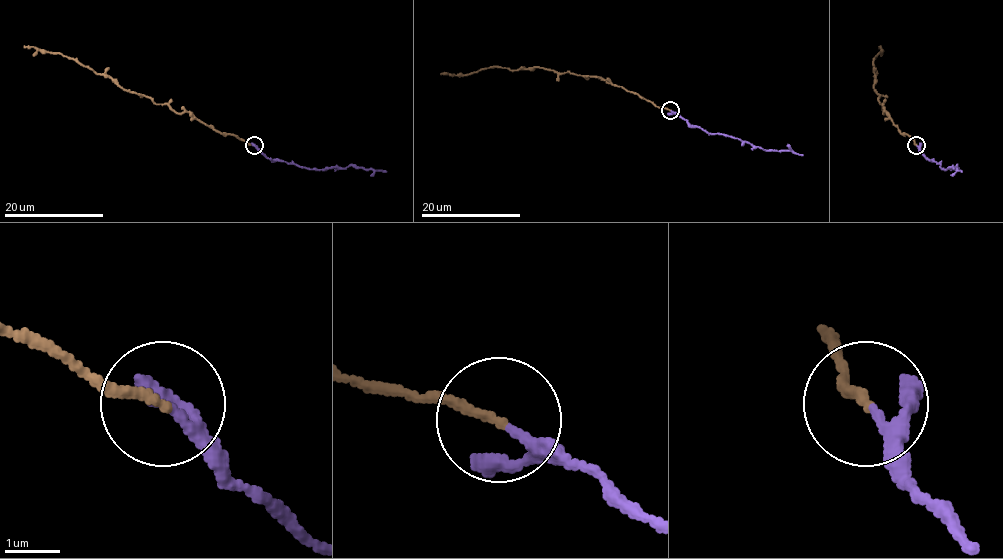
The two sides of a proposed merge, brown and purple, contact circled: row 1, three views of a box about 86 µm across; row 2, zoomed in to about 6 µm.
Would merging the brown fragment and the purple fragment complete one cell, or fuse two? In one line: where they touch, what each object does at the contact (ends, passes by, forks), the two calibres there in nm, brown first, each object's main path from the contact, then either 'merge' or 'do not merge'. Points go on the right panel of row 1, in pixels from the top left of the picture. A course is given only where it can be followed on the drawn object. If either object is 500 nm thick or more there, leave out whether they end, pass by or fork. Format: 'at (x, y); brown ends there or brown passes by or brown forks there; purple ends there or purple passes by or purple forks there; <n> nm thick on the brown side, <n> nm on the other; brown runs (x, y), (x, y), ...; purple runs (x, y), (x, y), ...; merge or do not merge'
at (916, 145); brown ends there; purple passes by; 180 nm thick on the brown side, 150 nm on the other; brown runs (916, 145), (883, 112), (874, 90), (873, 60), (881, 51), (880, 45); purple runs (917, 145), (919, 150), (942, 169), (957, 165), (962, 171); merge

